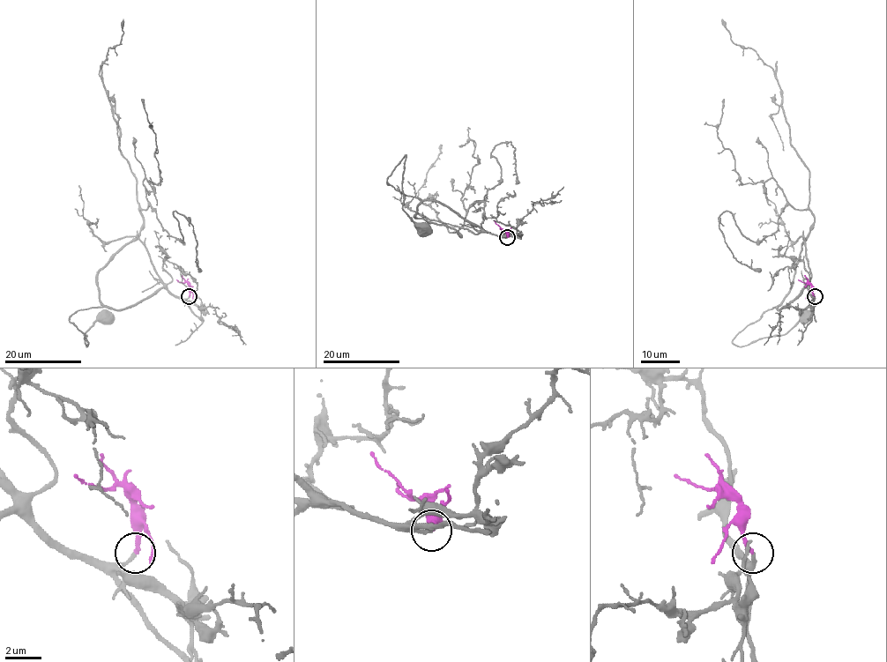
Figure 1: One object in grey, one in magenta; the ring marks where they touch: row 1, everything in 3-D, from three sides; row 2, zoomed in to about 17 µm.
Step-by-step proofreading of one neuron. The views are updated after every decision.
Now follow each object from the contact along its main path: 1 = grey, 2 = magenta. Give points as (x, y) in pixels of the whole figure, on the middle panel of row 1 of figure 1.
1: (506, 237), (492, 234), (440, 203), (408, 197), (387, 183), (387, 178), (405, 155), (402, 209), (423, 227)
2: (507, 237), (494, 220)

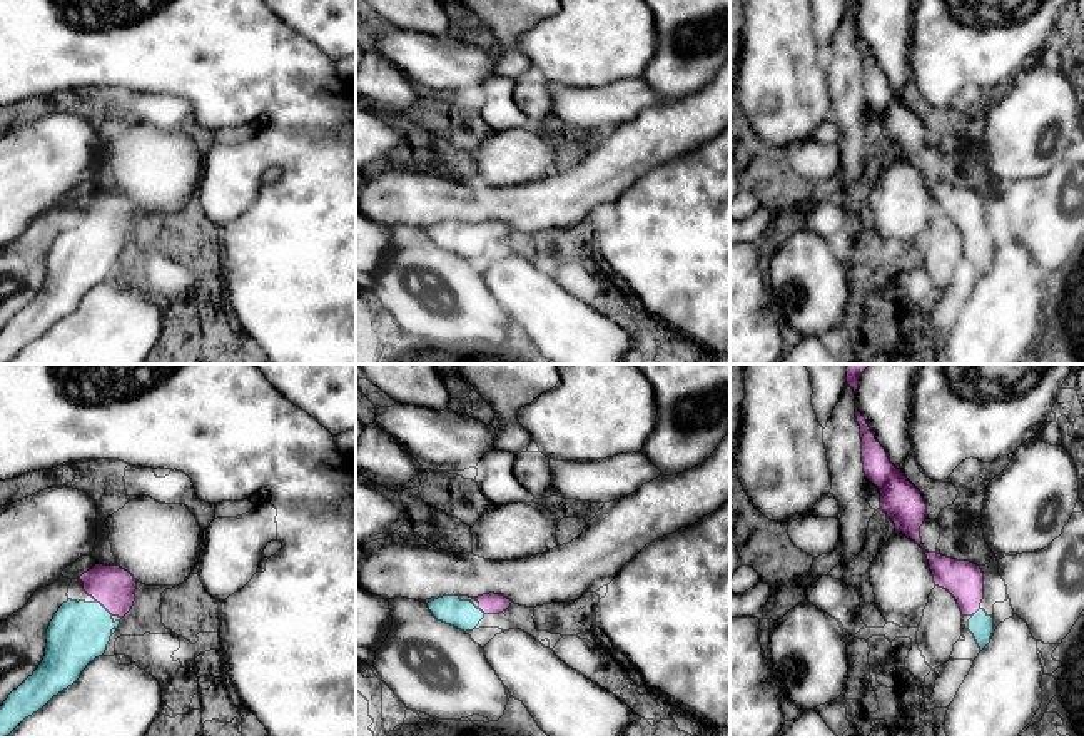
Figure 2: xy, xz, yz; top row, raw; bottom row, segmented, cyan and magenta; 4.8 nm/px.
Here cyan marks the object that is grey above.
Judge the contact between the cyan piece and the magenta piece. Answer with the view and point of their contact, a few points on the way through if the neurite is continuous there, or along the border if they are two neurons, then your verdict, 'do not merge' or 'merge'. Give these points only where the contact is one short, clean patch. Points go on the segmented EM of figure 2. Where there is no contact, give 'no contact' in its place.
contact xy (104, 608); way xy (79, 633), (104, 608), (112, 600), (112, 586); merge

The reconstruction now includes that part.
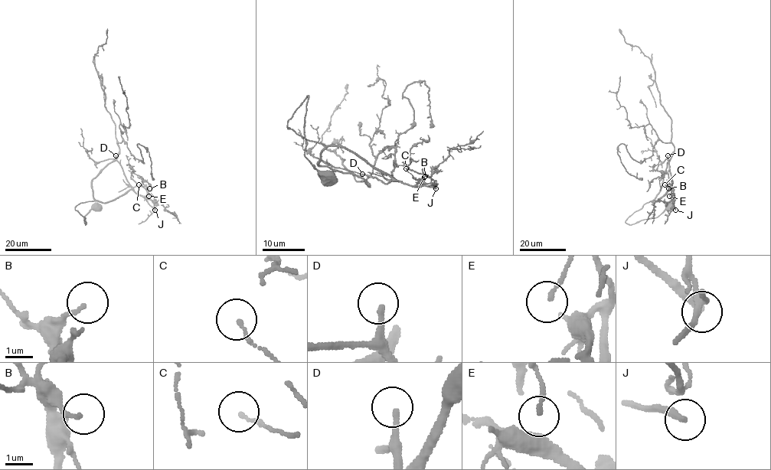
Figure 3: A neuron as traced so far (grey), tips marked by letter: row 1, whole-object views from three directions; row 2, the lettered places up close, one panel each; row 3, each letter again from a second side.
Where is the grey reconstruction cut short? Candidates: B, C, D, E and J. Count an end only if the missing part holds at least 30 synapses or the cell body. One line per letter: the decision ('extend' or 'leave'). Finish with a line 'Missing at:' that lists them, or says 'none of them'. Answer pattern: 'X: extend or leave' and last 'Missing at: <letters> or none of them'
B: leave
C: leave
D: extend
E: leave
J: extend
Missing at: D, J

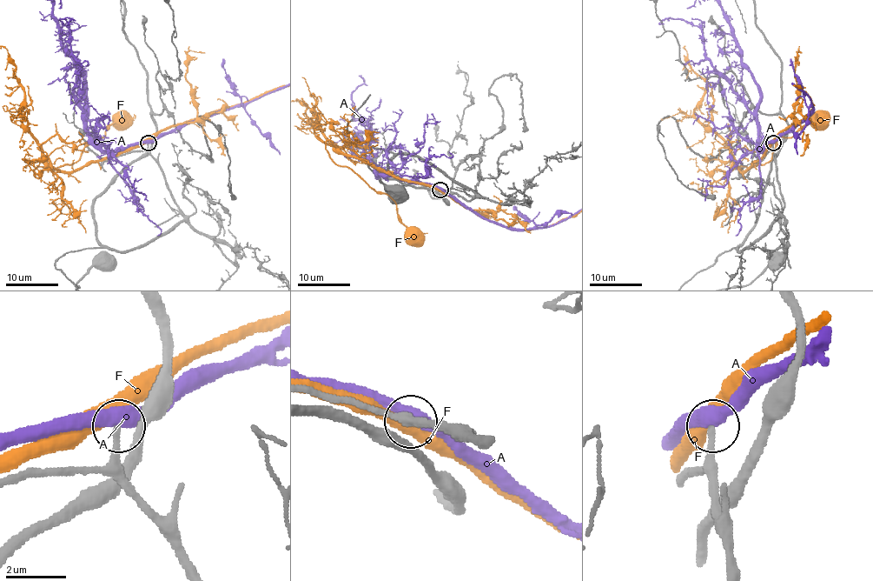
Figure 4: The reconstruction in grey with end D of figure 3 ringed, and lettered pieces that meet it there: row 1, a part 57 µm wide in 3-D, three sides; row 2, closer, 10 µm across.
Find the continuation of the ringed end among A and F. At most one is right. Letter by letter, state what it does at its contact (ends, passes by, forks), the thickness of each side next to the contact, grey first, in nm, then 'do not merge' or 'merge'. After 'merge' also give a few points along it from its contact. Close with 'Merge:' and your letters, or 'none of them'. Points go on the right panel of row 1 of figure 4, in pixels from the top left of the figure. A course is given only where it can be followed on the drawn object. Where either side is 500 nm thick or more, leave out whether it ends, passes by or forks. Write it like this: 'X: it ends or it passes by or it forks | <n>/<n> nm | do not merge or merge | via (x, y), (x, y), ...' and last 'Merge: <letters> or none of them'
A: it passes by | 200/440 nm | do not merge
F: it passes by | 200/460 nm | do not merge
Merge: none of them

